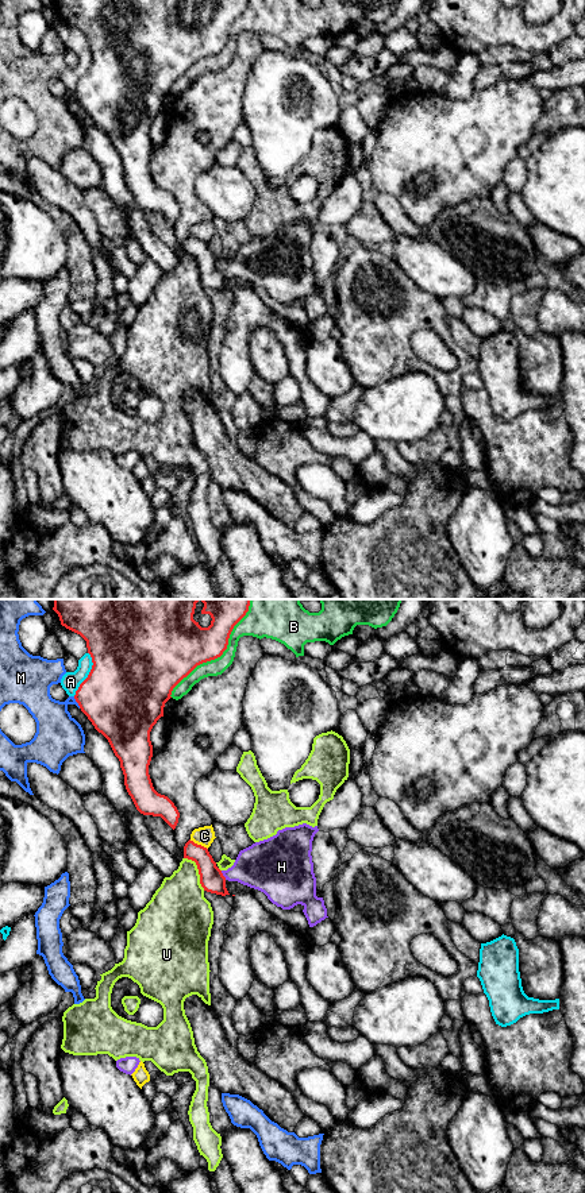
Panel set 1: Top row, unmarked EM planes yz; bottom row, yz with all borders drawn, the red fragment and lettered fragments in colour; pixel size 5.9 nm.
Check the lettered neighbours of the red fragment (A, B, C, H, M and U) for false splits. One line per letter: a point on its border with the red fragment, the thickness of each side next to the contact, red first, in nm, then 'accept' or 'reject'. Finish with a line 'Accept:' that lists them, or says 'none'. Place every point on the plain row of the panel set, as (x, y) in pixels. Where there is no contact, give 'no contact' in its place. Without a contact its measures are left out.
A: contact yz (89, 69); calibres 500 and 120 nm; reject
B: contact yz (218, 51); calibres 340 and 110 nm; reject
C: contact yz (199, 240); calibres 140 and 110 nm; reject
H: contact yz (222, 270); calibres 140 and 280 nm; reject
M: contact yz (76, 96); calibres 440 and 280 nm; reject
U: contact yz (199, 266); calibres 140 and 320 nm; reject
Accept: none

